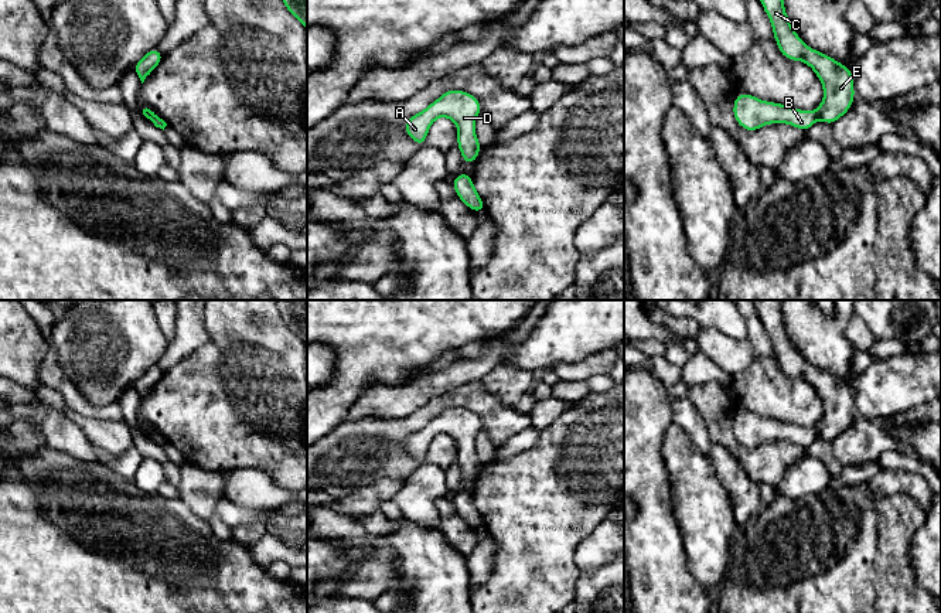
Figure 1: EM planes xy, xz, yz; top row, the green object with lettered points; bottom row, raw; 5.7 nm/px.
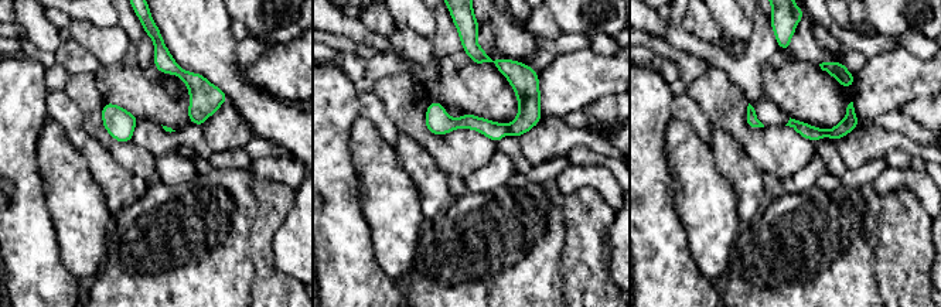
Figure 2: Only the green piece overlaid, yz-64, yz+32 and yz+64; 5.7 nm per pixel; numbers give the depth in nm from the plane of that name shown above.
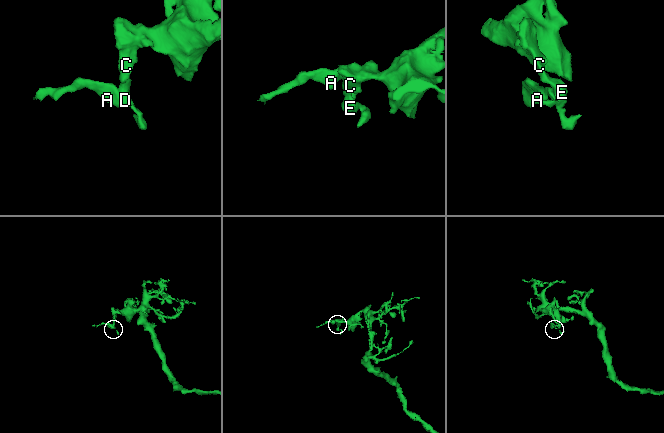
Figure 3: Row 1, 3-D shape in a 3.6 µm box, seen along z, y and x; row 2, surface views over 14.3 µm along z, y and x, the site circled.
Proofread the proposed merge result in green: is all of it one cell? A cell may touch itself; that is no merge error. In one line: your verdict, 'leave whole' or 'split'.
split

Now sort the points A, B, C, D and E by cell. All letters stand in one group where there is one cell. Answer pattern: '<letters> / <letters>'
A B D / C E

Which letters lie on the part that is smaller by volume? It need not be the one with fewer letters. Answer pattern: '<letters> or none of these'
A, B, D

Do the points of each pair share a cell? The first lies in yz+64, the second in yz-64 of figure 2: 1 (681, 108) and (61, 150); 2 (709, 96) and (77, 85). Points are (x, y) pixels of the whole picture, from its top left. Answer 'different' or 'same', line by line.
1: different
2: same

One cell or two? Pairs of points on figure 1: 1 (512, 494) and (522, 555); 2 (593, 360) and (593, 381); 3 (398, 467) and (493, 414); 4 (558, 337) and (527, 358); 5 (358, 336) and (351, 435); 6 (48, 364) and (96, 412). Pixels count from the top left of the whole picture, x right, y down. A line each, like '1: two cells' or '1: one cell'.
1: one cell
2: two cells
3: one cell
4: one cell
5: two cells
6: one cell

